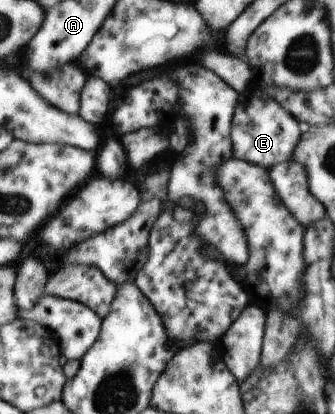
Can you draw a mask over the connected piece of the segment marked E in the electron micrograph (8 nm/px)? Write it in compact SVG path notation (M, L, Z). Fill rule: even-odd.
M253 86L239 93L231 122L231 145L234 158L258 164L262 168L290 162L304 126L300 124L278 101Z

